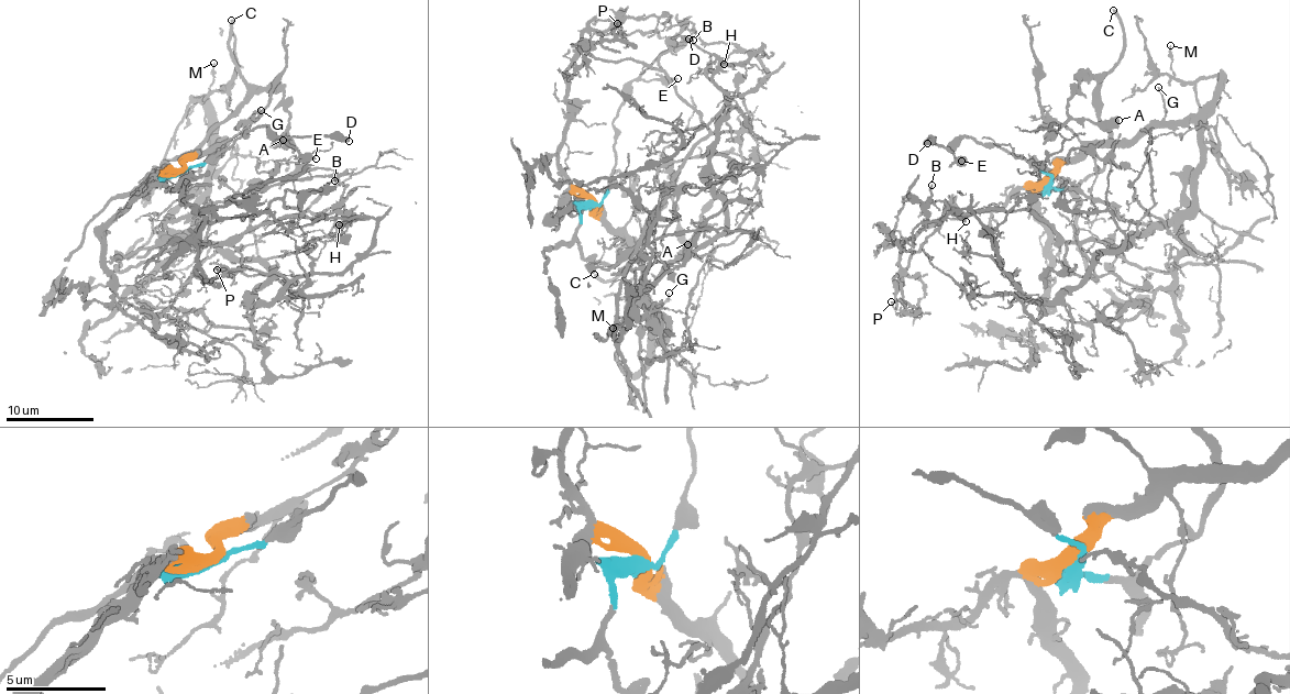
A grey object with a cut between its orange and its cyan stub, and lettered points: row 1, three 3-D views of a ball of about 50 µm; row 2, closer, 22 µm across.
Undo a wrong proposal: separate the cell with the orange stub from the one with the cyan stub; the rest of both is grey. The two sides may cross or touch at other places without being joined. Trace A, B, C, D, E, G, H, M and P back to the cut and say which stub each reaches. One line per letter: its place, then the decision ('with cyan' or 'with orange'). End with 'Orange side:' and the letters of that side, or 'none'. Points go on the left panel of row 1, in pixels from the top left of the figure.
A: place (283, 140); with cyan
B: place (334, 180); with orange
C: place (231, 20); with cyan
D: place (349, 141); with cyan
E: place (316, 158); with cyan
G: place (261, 110); with orange
H: place (339, 224); with orange
M: place (213, 63); with orange
P: place (217, 270); with orange
Orange side: B, G, H, M, P

